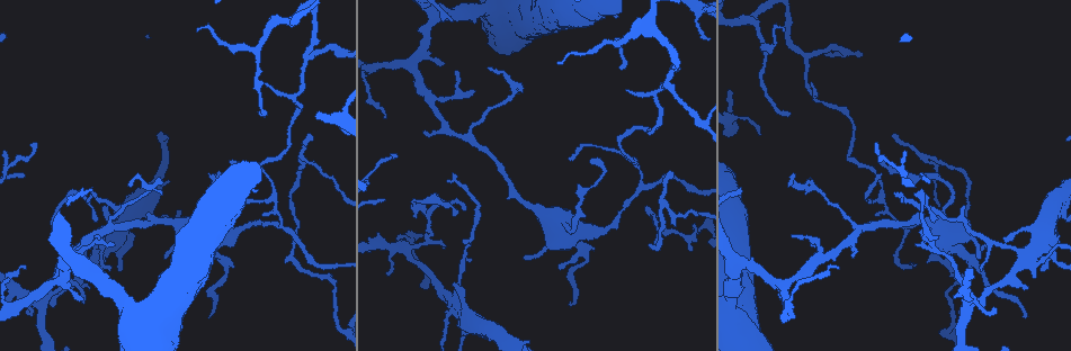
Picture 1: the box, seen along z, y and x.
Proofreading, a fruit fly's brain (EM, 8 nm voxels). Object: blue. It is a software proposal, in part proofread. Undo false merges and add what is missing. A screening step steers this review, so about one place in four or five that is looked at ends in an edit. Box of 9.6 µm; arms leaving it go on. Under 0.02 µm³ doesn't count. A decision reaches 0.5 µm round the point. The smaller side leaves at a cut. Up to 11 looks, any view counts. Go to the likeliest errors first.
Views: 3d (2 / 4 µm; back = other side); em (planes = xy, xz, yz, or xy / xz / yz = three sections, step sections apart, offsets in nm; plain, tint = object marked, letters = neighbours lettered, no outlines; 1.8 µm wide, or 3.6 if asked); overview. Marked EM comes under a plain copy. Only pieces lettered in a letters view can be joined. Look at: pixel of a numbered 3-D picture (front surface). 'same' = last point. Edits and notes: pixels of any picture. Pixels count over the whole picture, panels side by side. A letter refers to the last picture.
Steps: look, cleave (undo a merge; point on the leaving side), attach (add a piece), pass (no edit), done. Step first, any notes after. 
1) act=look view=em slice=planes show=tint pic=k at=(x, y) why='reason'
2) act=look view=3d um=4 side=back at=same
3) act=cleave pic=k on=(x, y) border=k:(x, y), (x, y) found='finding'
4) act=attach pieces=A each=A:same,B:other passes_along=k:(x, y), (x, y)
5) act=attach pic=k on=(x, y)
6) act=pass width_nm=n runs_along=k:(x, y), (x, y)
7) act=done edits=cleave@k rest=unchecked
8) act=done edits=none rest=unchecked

act=look view=3d um=4 pic=1 at=(972, 301) why='sharp bend'

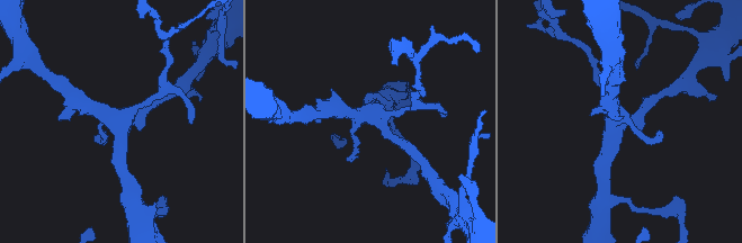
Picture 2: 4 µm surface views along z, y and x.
act=look view=em um=3.6 slice=planes show=tint pic=2 at=(127, 117)

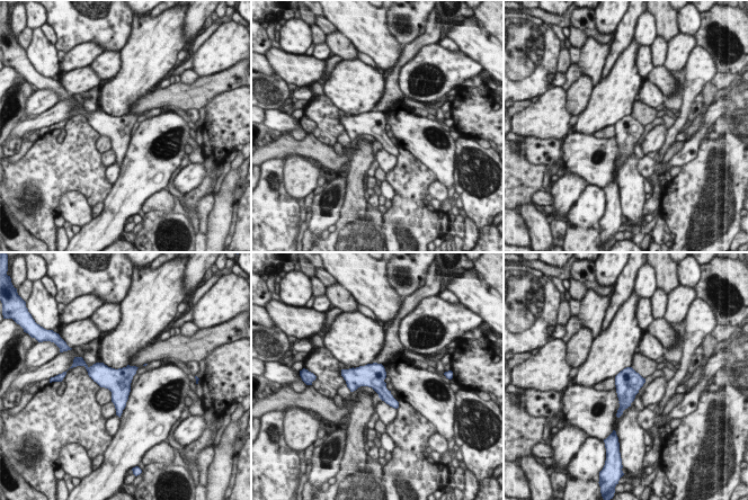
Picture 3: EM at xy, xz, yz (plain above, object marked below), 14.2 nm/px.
act=look view=em um=3.6 slice=planes show=letters at=same

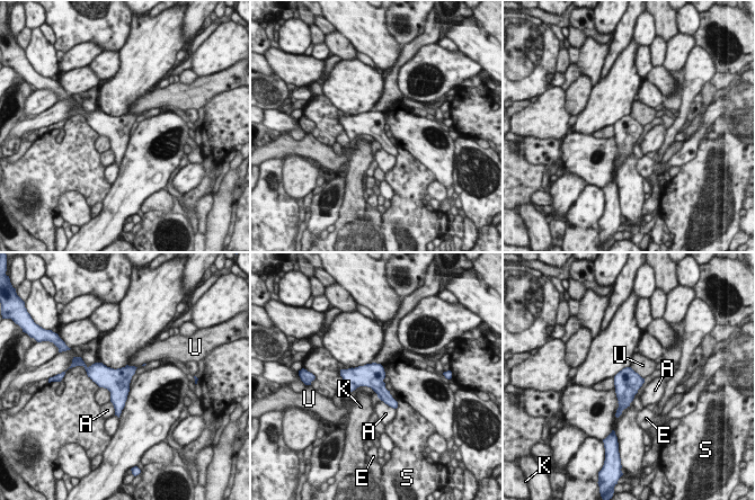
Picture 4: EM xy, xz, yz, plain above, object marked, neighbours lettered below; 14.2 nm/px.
act=pass width_nm=340 each=A:other,E:other,K:other,S:other,U:other found='one neuron here'

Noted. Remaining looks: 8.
act=look view=em um=3.6 slice=xz step=16 show=letters pic=1 at=(591, 160) why='long arm stops here'

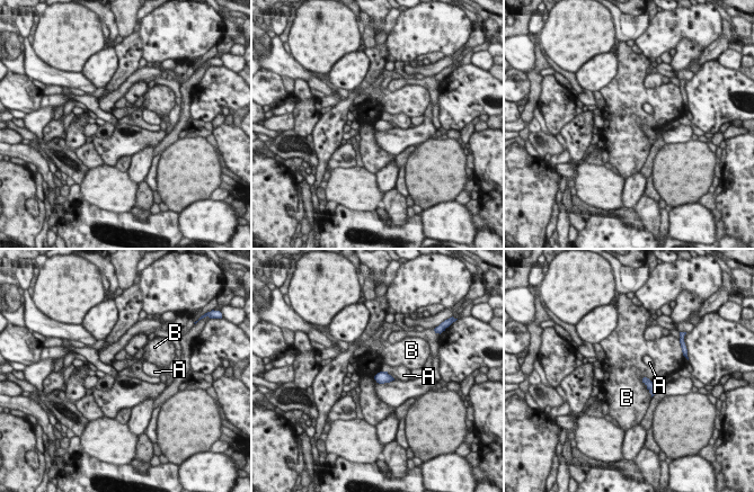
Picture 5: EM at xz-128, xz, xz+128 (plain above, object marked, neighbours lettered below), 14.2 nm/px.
act=pass width_nm=170 each=A:other,B:other border=5:(641, 378), (648, 377), (653, 382) found='none of them fits'

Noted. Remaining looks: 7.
act=look view=em slice=planes show=letters pic=1 at=(1039, 269) why='branch stops here'

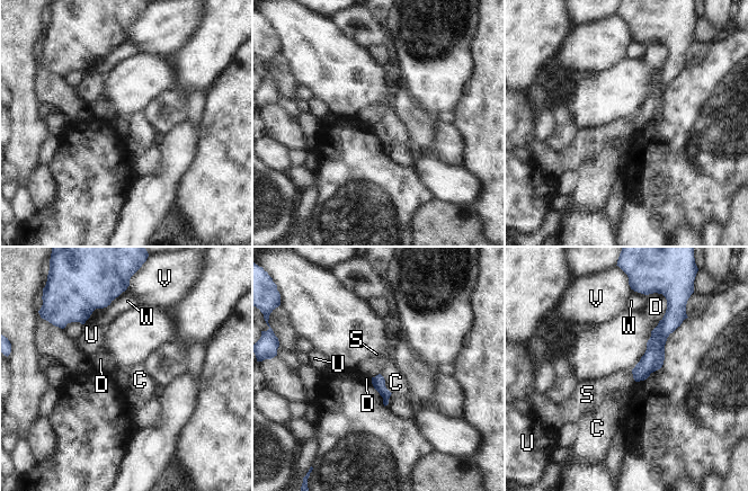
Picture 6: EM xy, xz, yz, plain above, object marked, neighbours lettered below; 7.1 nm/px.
act=pass longest_contact=D:240nm each=C:other,D:other,S:other,U:other,V:other,W:other found='no lettered piece goes on from it'

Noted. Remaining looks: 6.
act=look view=em um=3.6 slice=planes show=letters pic=1 at=(668, 84) why='side arm on a straight run'

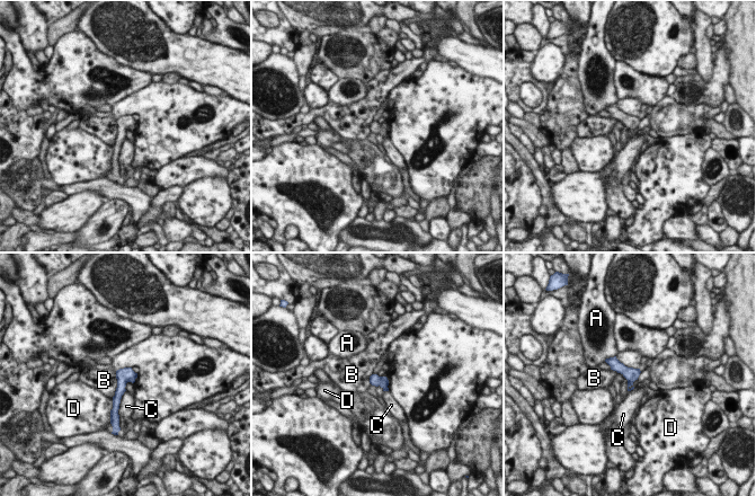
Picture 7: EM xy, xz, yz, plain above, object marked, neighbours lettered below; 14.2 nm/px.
act=pass longest_contact=B:400nm each=A:other,B:other,C:other,D:other runs_along=7:(129, 370), (123, 378), (115, 409) found='all the same neuron'

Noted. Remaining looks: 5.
act=look view=3d um=4 side=back pic=1 at=(695, 237) why='abrupt turn'

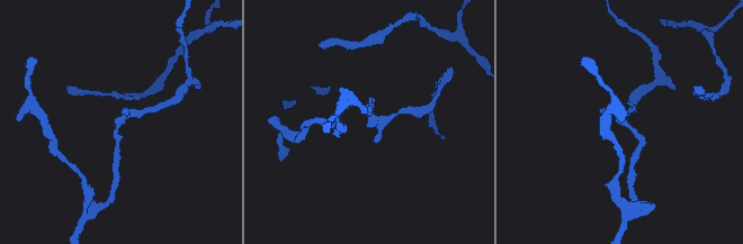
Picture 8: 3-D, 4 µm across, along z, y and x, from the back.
act=look view=em slice=planes show=tint pic=8 at=(372, 120)

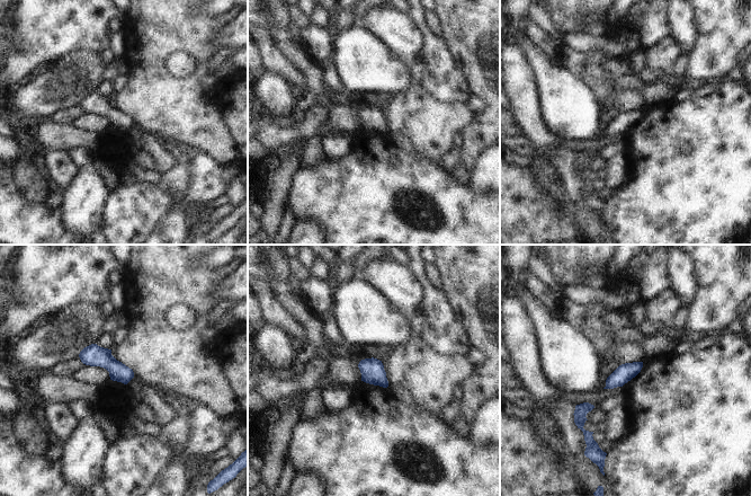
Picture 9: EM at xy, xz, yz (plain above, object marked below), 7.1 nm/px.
act=look view=em slice=planes show=letters at=same why='see the neighbours'

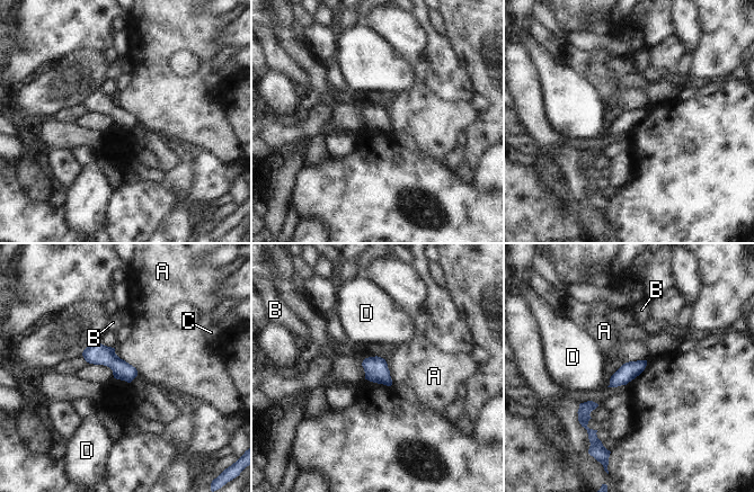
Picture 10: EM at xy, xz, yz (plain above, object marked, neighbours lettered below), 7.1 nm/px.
act=pass each=A:other,B:other,C:other,D:other border=10:(114, 348), (138, 374) found='all the same neuron'

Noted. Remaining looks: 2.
act=done edits=none rest=unchecked

